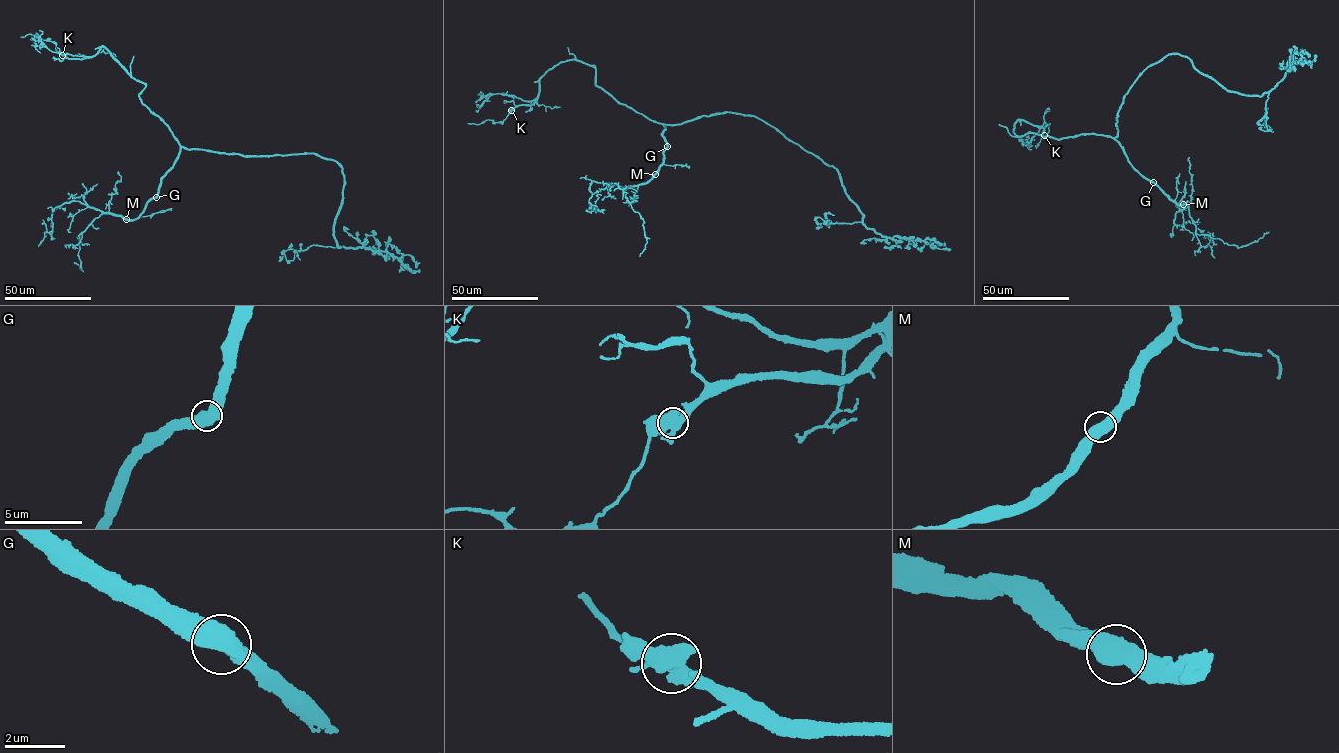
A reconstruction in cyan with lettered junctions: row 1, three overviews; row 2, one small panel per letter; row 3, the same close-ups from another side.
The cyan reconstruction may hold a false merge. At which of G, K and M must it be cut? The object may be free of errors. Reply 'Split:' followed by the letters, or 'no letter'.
Split: K

